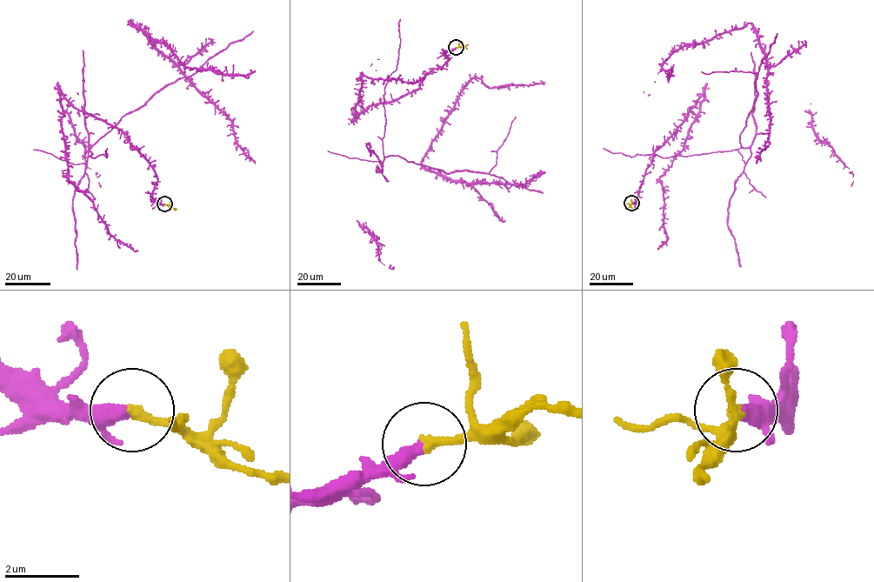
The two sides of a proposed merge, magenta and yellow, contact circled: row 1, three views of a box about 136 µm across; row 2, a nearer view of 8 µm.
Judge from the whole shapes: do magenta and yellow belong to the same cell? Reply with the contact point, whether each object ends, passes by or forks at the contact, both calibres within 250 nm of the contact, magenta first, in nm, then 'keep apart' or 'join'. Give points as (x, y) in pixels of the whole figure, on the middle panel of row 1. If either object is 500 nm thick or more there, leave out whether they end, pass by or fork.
(456, 47) | magenta ends | yellow ends | 400/280 nm | join

